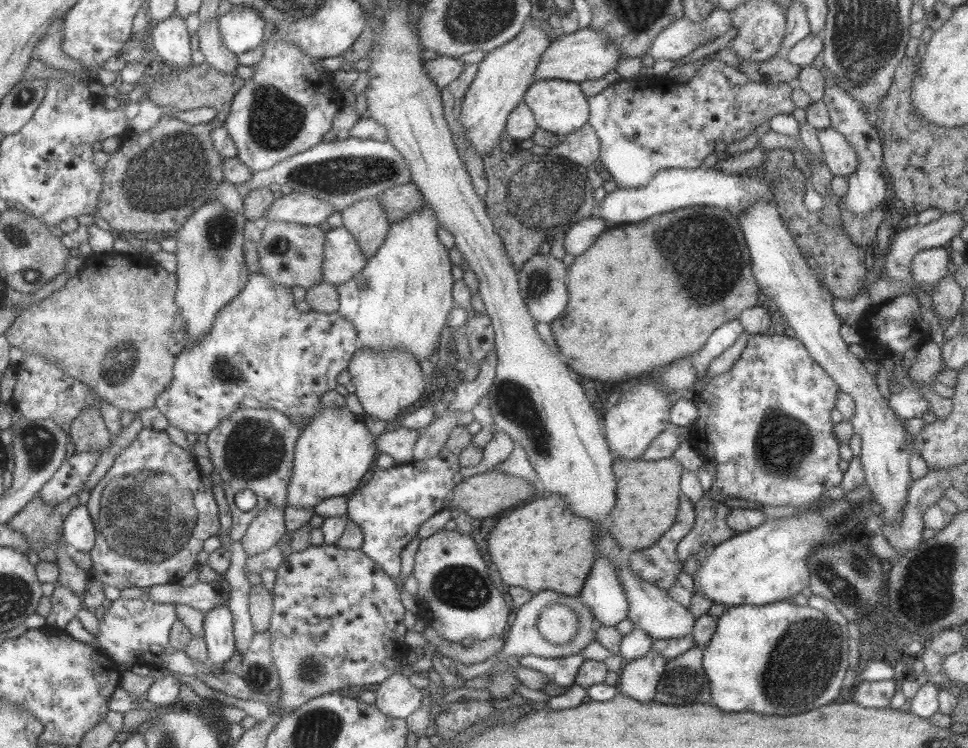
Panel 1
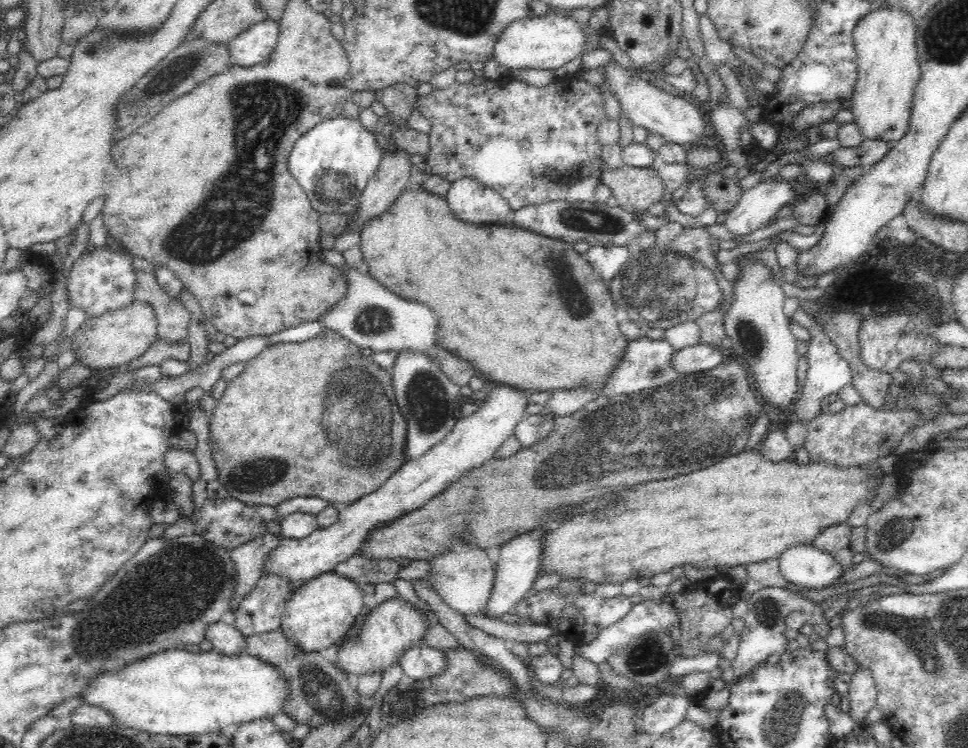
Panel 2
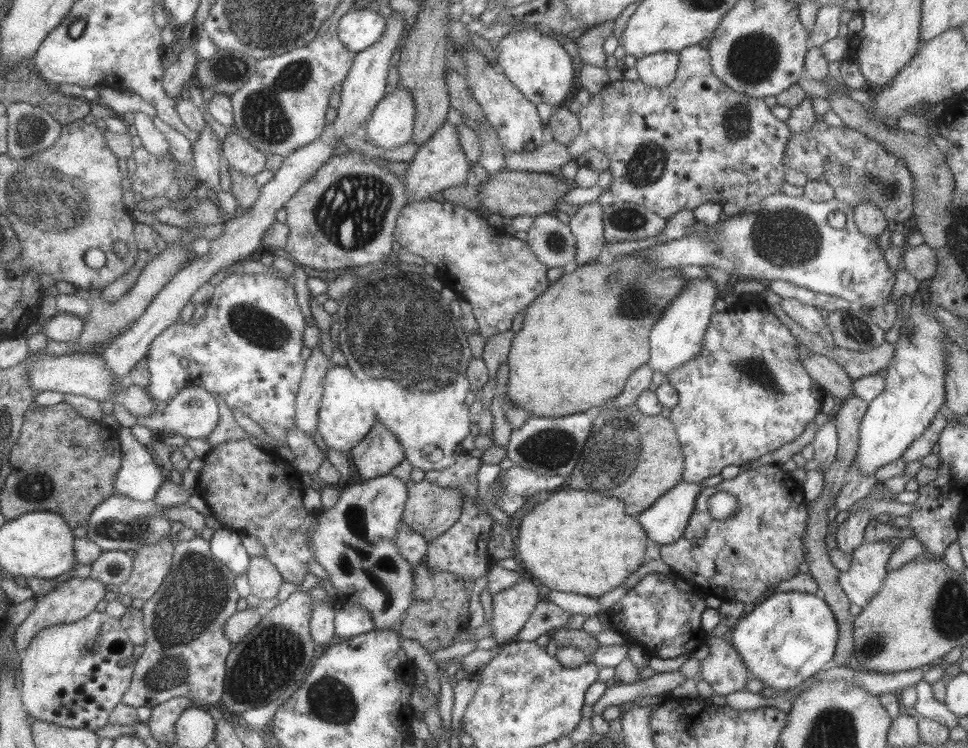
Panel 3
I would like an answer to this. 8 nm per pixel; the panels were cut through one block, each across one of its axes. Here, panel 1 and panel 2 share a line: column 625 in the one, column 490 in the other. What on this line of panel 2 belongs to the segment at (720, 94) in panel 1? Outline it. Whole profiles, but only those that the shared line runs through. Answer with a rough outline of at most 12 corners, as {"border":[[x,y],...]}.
{"border":[[569,74],[419,96],[432,175],[514,211],[595,200],[607,119]]}

